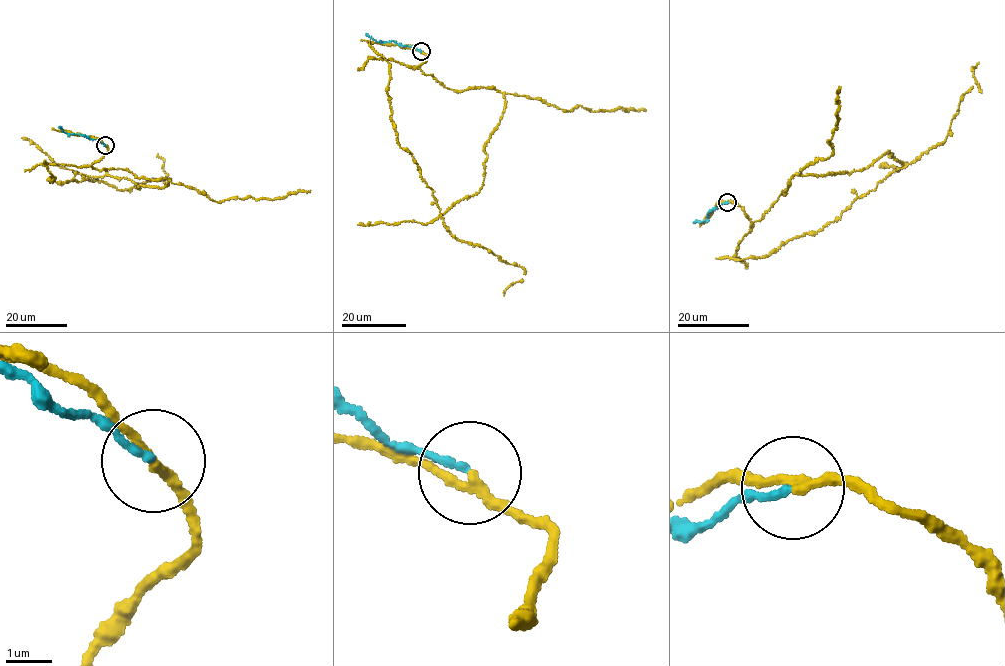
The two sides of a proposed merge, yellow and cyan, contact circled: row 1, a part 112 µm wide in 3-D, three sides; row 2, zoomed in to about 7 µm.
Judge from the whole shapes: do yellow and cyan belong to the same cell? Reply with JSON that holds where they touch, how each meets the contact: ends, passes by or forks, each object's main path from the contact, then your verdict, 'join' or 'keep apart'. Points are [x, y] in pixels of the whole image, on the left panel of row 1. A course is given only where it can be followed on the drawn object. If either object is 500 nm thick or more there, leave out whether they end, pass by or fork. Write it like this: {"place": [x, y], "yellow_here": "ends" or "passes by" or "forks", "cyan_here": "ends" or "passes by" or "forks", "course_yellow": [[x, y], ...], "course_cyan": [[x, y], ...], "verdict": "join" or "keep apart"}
{"place": [105, 145], "yellow_here": "passes by", "cyan_here": "ends", "course_yellow": [[106, 145], [94, 168], [168, 184], [139, 189], [110, 175], [61, 184], [48, 179], [55, 177], [45, 160]], "course_cyan": [[106, 145], [84, 136], [66, 134], [59, 126]], "verdict": "keep apart"}

